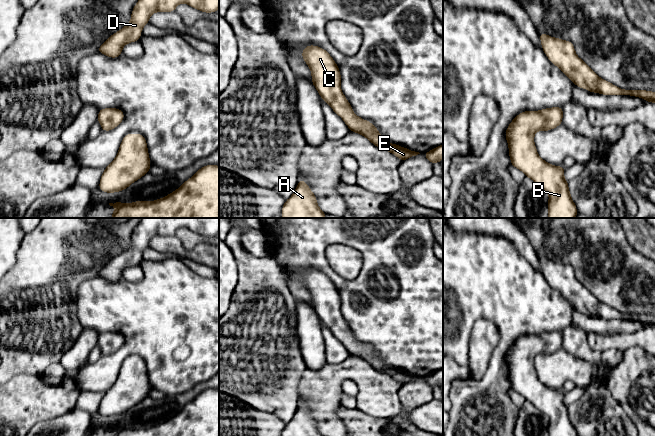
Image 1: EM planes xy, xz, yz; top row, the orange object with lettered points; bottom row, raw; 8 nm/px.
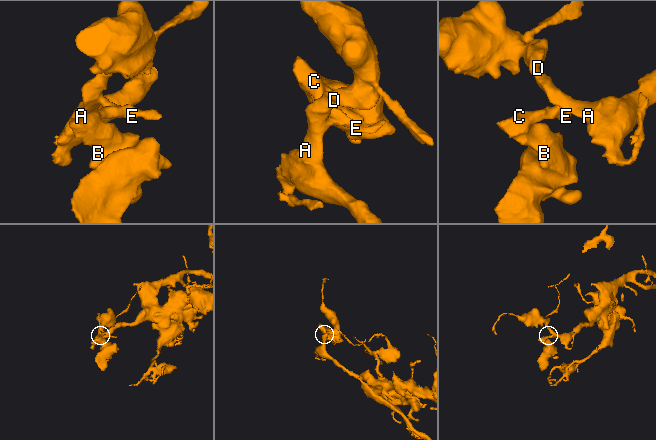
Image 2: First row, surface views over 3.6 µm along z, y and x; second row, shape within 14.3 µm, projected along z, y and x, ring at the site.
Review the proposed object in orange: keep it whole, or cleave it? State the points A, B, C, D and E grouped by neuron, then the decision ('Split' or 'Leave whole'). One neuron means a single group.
Groups: A B C D E. Leave whole

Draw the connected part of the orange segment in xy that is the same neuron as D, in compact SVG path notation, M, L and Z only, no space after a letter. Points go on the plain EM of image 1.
M143 218L131 236L130 246L112 258L97 276L110 282L119 281L126 268L140 264L142 253L153 237L173 236L181 227L213 237L219 233L219 218Z

